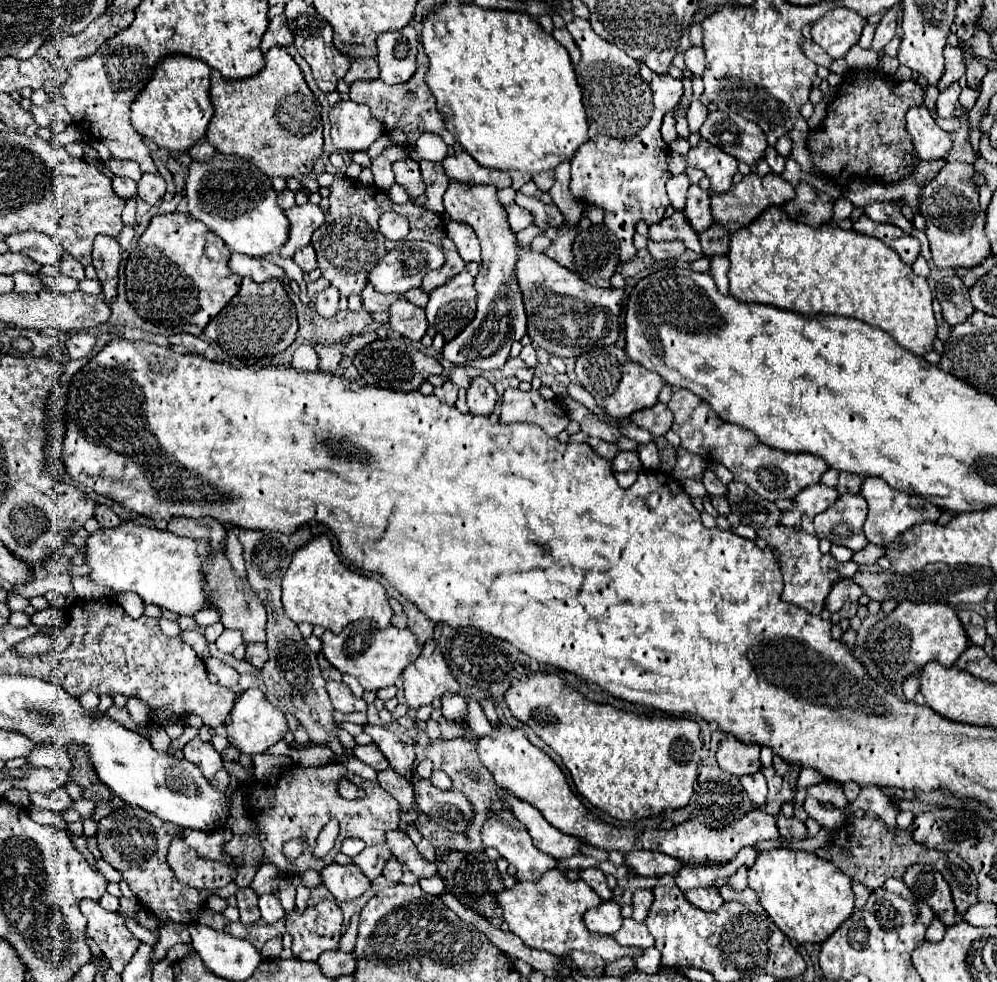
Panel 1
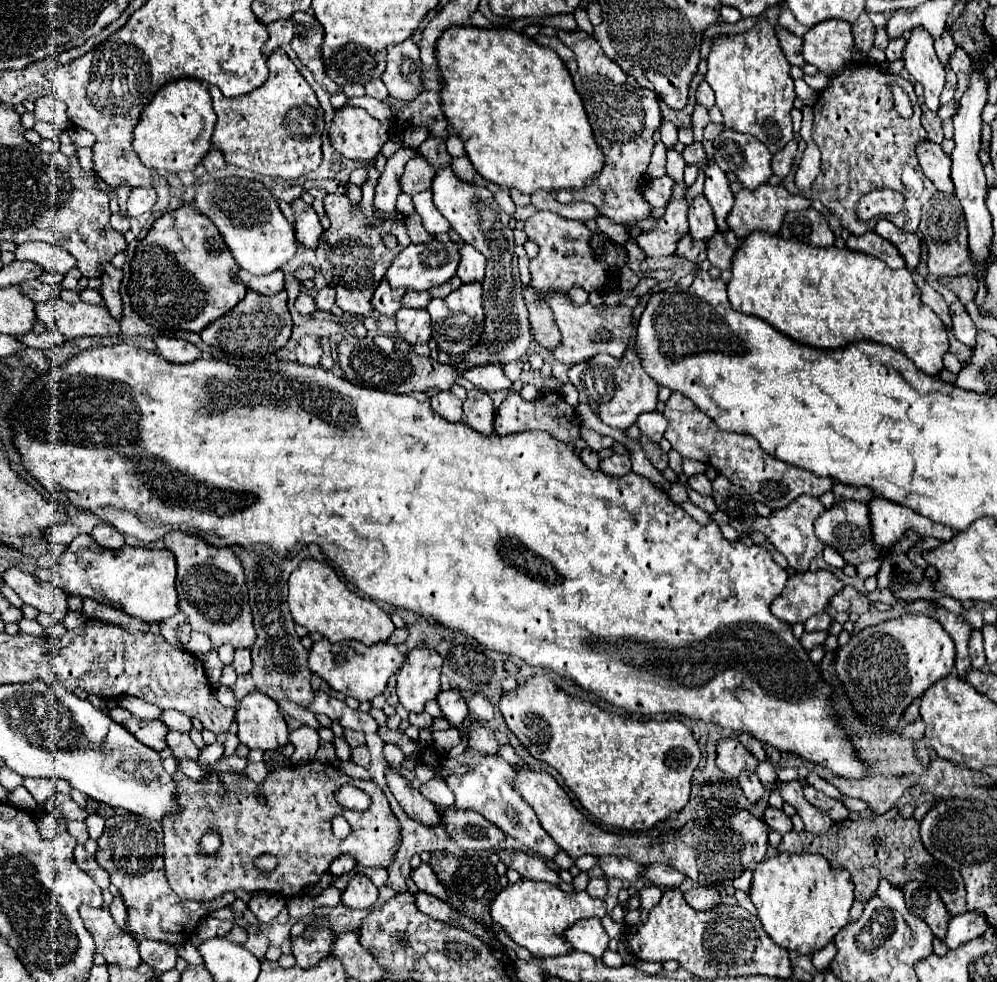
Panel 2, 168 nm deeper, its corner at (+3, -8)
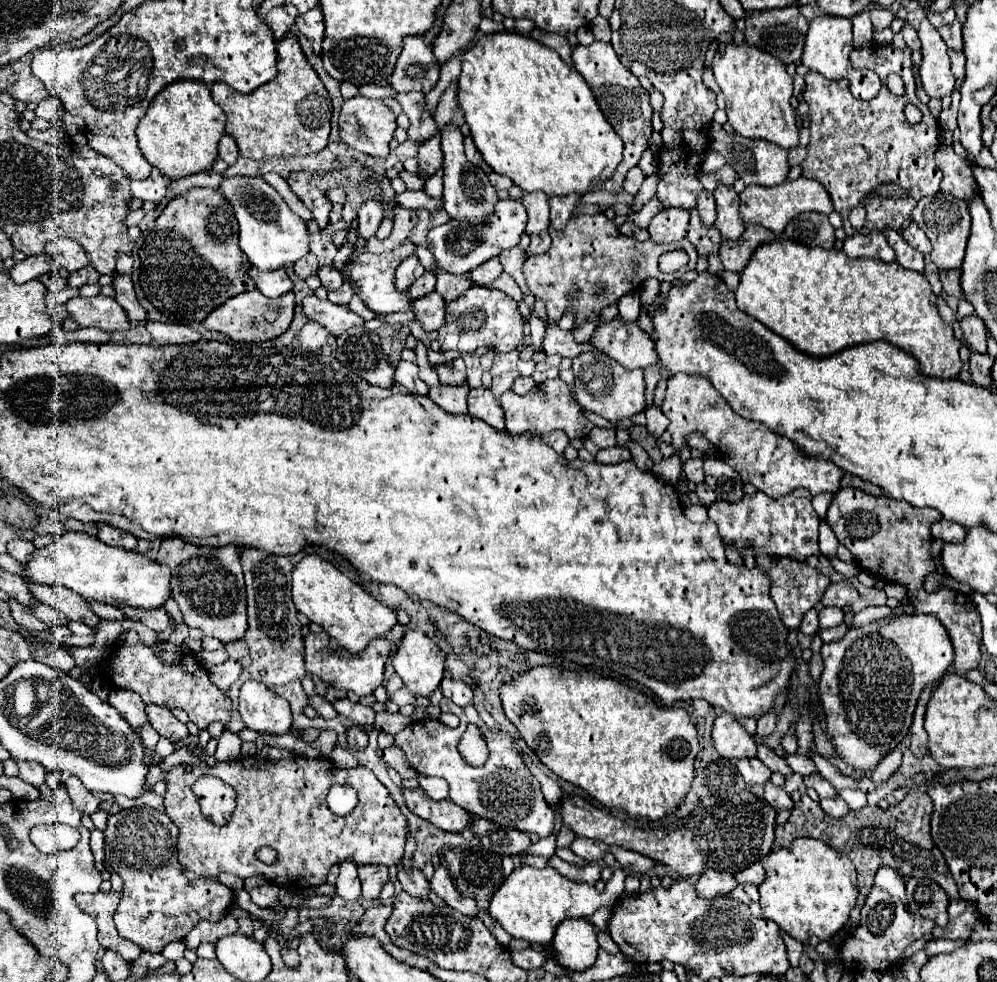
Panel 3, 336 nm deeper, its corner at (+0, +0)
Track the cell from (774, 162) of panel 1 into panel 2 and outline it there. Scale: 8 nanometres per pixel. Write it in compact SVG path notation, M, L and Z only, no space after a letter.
M793 140L793 144L787 144L781 152L777 152L771 160L771 168L773 168L773 174L779 176L779 178L785 178L791 170L791 162L793 162L793 156L797 152L797 142Z

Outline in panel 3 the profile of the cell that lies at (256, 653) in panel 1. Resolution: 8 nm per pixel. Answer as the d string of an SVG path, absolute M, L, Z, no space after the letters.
M234 640L234 642L228 642L224 644L226 648L226 654L232 658L232 660L240 660L248 654L248 648L246 648L246 642L244 640Z

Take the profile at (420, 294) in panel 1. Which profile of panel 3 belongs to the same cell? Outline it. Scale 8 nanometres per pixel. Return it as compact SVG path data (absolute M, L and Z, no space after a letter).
M426 272L418 280L414 280L414 284L410 286L408 294L410 294L412 300L416 300L416 298L422 298L422 296L434 292L434 286L436 286L436 274L434 272Z

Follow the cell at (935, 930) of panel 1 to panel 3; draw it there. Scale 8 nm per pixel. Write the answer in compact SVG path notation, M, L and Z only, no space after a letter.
M934 940L926 946L926 954L934 956L934 954L942 954L942 952L954 952L962 944L964 944L964 940Z

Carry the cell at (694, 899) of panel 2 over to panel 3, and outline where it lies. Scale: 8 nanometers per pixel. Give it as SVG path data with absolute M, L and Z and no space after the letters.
M706 868L696 882L696 890L702 898L724 896L724 894L732 892L736 886L738 886L738 882L730 872L720 872L714 868Z

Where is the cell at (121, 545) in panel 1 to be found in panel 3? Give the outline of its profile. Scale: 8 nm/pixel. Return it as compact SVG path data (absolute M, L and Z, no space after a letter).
M66 532L52 544L34 550L24 564L24 576L36 584L62 586L78 592L88 602L102 602L110 606L158 608L170 598L170 572L154 560L138 552L122 552L98 542L84 532Z

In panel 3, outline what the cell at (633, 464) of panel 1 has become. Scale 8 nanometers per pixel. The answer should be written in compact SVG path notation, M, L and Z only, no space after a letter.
M622 446L606 448L606 450L600 450L596 454L596 462L600 462L600 464L618 464L624 460L630 460L630 450L622 448Z

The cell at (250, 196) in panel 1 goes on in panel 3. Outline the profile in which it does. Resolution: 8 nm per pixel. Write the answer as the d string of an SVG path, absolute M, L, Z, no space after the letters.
M234 176L226 178L220 190L236 210L236 220L240 224L240 248L256 268L286 268L310 252L306 222L288 208L282 196L268 182L258 176Z

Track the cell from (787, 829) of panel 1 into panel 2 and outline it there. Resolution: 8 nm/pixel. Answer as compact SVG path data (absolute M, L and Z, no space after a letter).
M769 806L763 820L767 822L767 826L769 826L771 830L775 830L775 832L779 832L779 834L787 834L787 832L793 830L791 818L789 818L783 810L775 810L775 808Z

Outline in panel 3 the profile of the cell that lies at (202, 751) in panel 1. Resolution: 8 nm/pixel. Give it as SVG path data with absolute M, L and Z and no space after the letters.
M148 704L148 706L146 706L146 716L148 716L150 726L152 726L160 736L168 738L172 744L176 744L176 742L188 738L188 728L186 728L186 724L178 722L168 708Z

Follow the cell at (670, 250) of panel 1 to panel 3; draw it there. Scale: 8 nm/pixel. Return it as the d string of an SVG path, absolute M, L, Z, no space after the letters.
M696 208L689 209L692 218L690 218L690 228L688 228L688 240L694 244L698 256L710 256L718 254L718 248L722 244L722 236L714 226L706 226Z

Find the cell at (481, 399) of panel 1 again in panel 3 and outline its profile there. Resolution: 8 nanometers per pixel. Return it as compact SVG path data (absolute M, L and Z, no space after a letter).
M474 388L468 396L468 414L474 418L484 420L498 432L504 430L504 412L498 406L494 394L486 388Z

